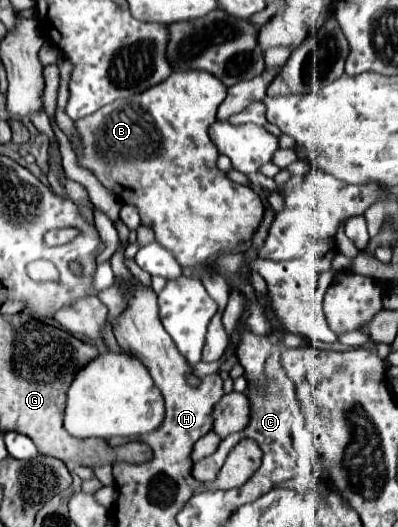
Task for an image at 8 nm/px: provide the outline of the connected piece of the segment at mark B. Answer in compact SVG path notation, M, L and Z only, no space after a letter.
M202 70L172 72L154 88L102 106L96 114L74 122L74 130L80 136L80 148L74 148L78 166L90 170L106 190L118 196L120 202L136 206L142 224L154 230L156 242L172 252L184 268L200 266L208 258L222 252L234 252L256 232L264 216L260 196L248 186L234 184L216 166L218 148L210 140L208 128L216 122L216 112L224 98L226 86L212 74Z

